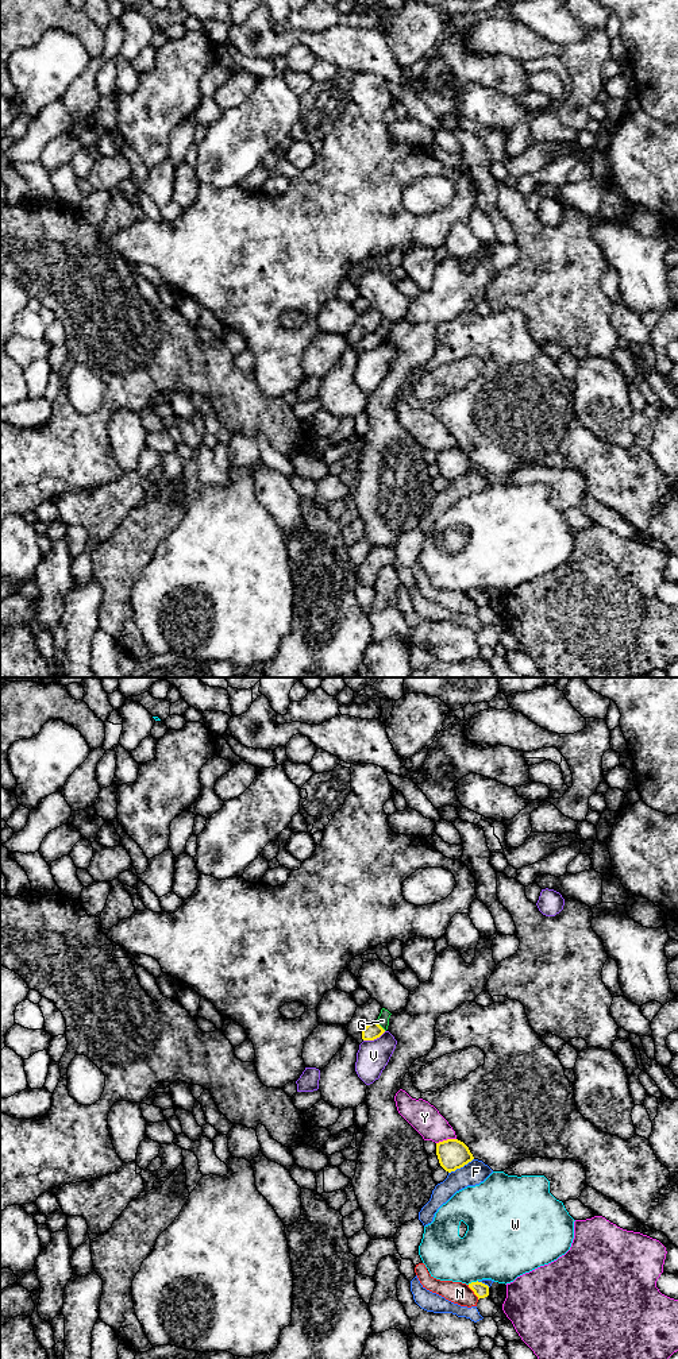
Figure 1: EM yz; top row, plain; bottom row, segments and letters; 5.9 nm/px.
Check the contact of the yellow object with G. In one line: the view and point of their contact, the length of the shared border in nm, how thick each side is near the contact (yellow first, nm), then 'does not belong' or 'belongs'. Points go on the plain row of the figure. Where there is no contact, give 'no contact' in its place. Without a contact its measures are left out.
meets yellow in yz at (380, 335); contact 90 nm long; 100 nm thick on the yellow side, 70 nm on the other; does not belong

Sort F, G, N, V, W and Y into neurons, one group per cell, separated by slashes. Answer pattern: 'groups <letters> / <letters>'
groups F N / G / V / W / Y

